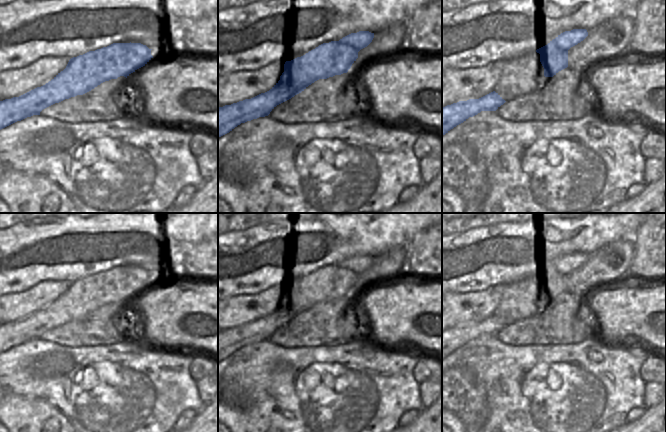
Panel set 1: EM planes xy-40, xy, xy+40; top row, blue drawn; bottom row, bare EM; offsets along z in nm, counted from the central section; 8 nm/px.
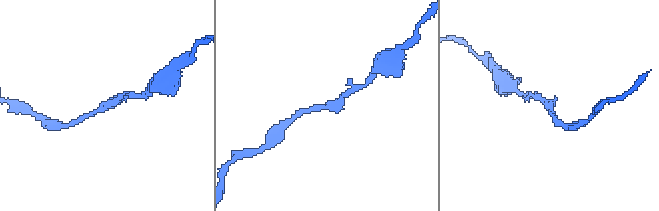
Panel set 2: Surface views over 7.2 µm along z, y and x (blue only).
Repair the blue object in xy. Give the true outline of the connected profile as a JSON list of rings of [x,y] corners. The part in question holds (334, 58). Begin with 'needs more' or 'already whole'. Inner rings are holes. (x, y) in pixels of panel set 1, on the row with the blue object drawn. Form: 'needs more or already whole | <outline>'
already whole | [[[369,31],[351,33],[339,41],[323,43],[301,57],[286,61],[280,80],[269,91],[251,99],[218,107],[218,138],[229,133],[241,123],[268,116],[277,105],[301,93],[315,81],[347,73],[358,58],[358,52],[367,47],[373,38],[374,33]]]

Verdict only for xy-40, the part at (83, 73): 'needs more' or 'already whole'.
already whole

